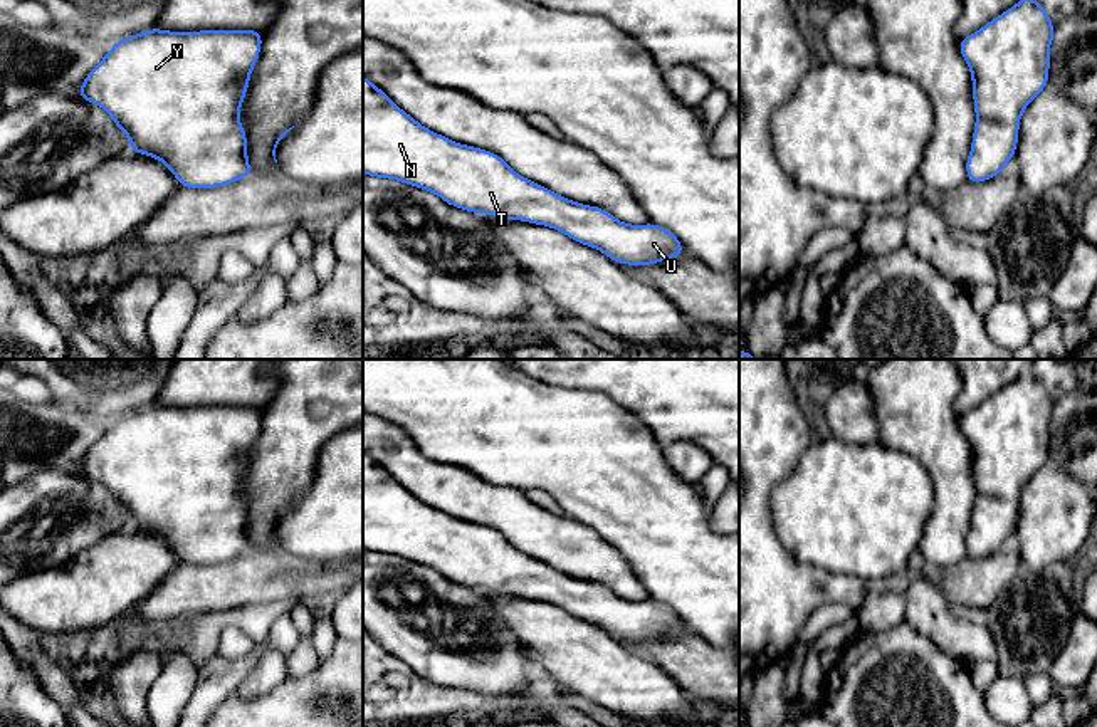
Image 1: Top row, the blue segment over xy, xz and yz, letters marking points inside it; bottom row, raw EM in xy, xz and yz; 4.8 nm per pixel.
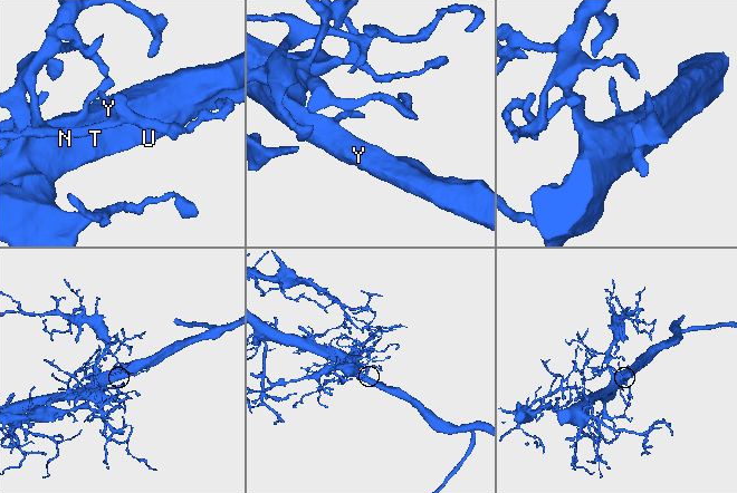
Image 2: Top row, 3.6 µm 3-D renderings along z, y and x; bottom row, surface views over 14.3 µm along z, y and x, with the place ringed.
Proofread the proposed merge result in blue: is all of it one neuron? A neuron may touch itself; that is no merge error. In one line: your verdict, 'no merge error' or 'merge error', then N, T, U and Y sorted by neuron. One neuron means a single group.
no merge error; groups N T U Y

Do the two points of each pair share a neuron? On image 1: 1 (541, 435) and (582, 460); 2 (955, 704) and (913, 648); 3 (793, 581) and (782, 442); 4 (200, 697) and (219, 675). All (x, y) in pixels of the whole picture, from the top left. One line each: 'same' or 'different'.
1: same
2: same
3: same
4: same

